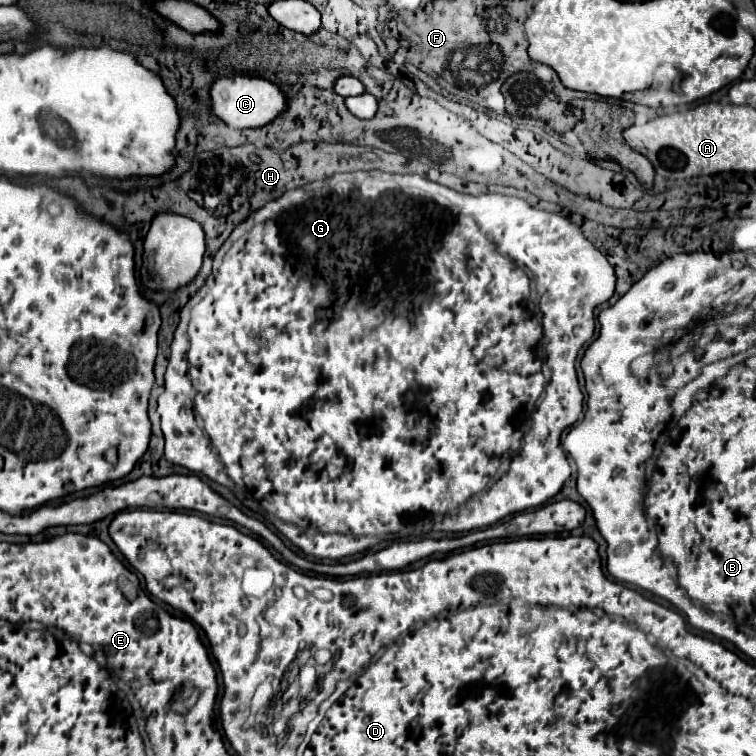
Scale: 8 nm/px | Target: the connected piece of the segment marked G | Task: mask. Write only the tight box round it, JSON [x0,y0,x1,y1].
[158,171,616,559]

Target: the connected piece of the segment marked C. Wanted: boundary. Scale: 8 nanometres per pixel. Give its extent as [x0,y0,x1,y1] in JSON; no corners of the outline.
[212,75,286,127]

